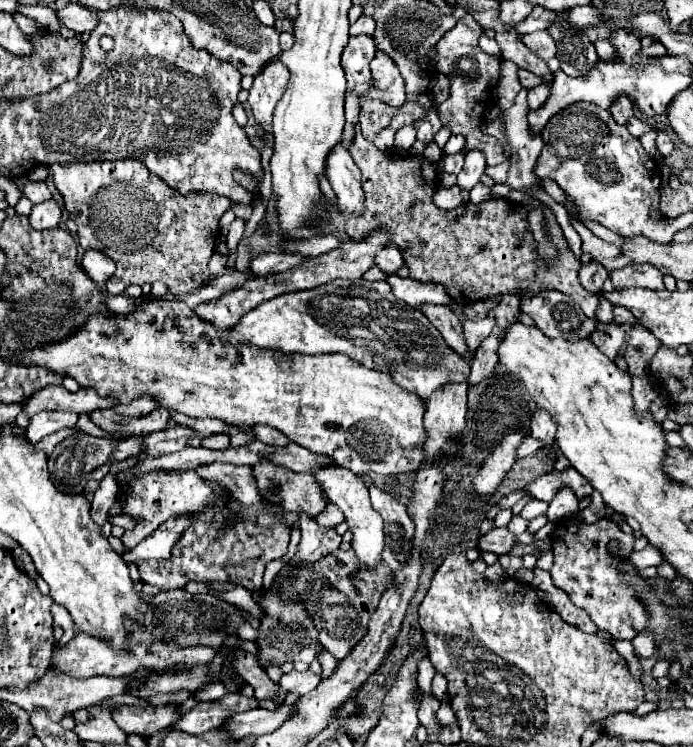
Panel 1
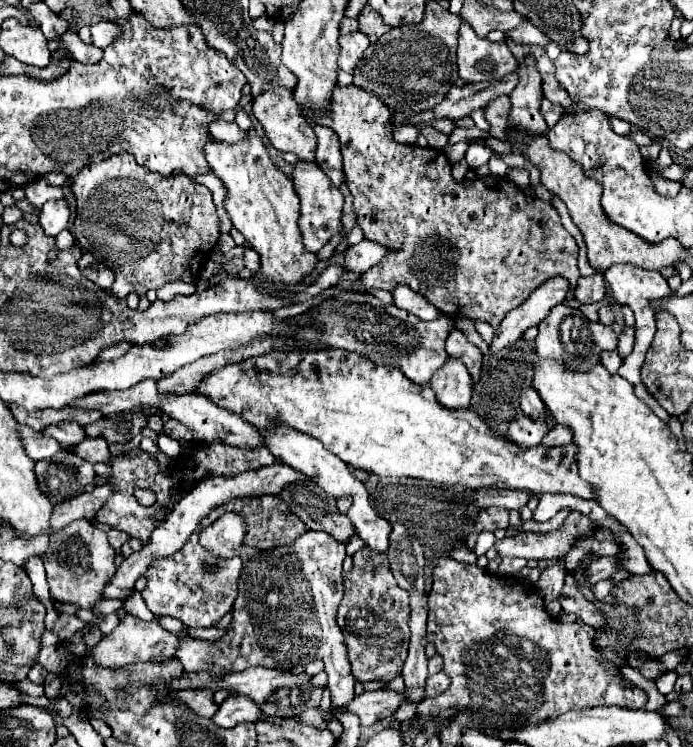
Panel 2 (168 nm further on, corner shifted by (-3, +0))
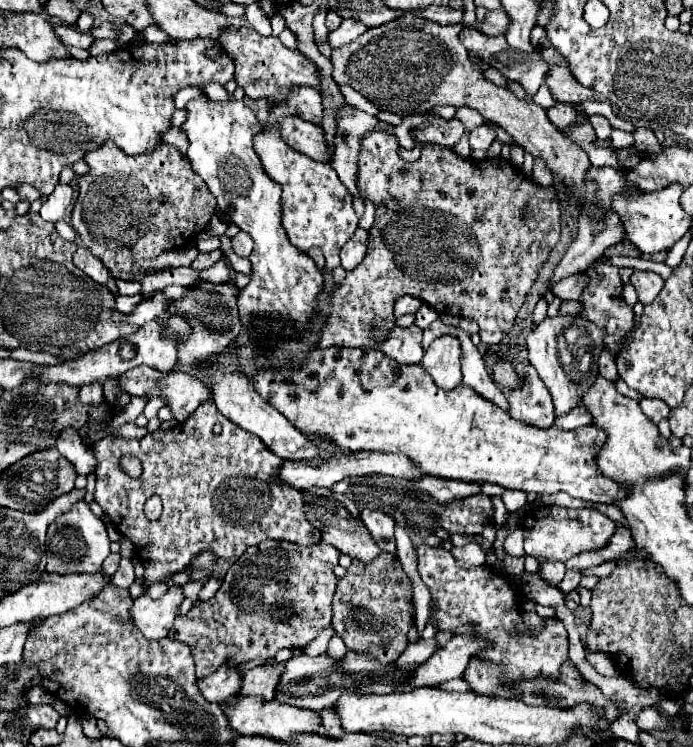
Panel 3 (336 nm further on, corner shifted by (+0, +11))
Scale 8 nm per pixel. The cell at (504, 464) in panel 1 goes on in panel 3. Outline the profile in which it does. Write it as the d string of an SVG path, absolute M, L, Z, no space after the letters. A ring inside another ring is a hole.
M532 364L524 366L522 386L508 394L508 402L510 402L510 416L526 424L548 428L556 420L552 396L550 392L546 392L546 386L542 384Z

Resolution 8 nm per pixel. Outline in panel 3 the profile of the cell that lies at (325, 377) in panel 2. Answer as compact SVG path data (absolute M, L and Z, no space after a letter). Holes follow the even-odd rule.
M318 348L300 370L260 370L252 382L256 392L298 430L326 434L336 440L344 452L400 452L432 476L462 482L492 482L526 494L566 492L574 498L600 504L614 504L628 496L626 488L604 476L596 466L596 456L606 442L604 430L596 426L576 430L560 430L558 426L538 428L518 422L496 404L490 404L490 400L478 396L472 388L458 384L458 388L446 392L434 384L432 376L420 364L398 364L382 354L380 348Z

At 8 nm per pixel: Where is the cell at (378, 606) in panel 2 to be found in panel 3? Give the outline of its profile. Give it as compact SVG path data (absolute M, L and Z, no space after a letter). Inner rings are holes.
M382 552L382 556L370 564L354 560L344 578L338 580L332 604L332 628L348 650L372 654L382 664L394 662L408 646L408 630L414 614L410 578L404 574L400 560L388 552Z

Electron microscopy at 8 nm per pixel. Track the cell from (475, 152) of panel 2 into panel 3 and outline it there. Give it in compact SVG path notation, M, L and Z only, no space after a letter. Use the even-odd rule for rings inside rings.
M484 122L482 126L478 126L470 132L470 148L472 150L478 150L478 148L488 150L494 140L496 140L496 130L490 122Z

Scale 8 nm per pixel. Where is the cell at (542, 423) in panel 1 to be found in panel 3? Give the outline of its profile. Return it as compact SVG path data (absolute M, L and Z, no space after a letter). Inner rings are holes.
M498 362L498 364L494 364L492 374L494 374L494 382L496 382L502 390L514 390L514 388L518 388L518 382L522 380L522 376L518 376L518 374L514 372L512 364L508 364L508 362Z

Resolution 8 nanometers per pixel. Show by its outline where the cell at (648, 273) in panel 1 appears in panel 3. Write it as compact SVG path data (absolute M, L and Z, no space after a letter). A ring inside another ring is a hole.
M636 270L632 274L630 282L634 284L634 288L638 292L638 300L642 304L652 302L660 294L660 290L664 286L664 280L662 280L660 274L656 274L656 272L640 272L640 270Z

